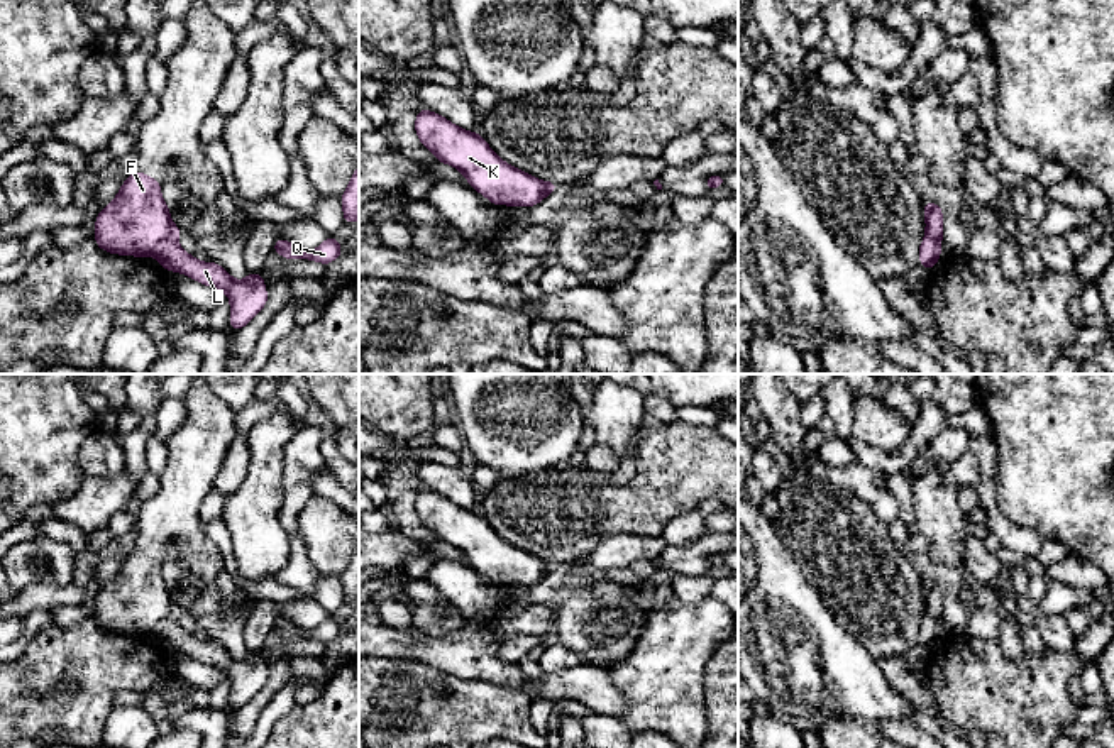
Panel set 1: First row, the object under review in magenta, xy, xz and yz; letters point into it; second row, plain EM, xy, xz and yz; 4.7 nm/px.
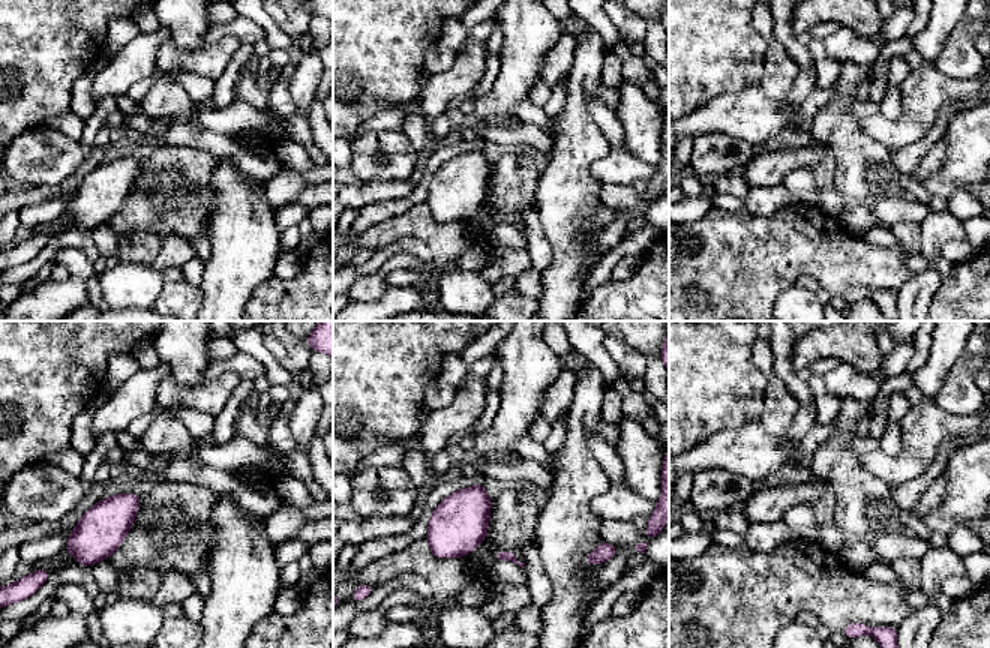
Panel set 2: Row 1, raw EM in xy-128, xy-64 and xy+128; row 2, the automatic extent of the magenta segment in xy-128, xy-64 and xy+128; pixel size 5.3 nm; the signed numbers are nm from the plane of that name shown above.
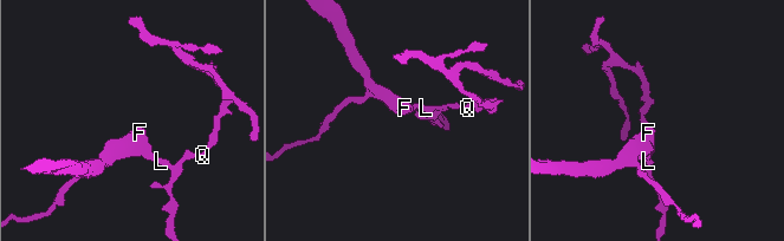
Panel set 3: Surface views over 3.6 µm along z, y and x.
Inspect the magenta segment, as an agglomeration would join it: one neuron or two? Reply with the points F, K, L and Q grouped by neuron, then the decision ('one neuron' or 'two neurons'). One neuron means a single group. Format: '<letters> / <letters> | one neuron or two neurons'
F K / L Q | two neurons

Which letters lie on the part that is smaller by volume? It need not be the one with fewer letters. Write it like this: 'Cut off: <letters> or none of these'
Cut off: F, K

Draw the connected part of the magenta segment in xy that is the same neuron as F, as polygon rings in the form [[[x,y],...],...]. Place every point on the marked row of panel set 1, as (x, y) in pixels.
[[[134,171],[115,200],[97,215],[95,242],[120,256],[151,256],[171,234],[171,212],[161,196],[161,183]]]

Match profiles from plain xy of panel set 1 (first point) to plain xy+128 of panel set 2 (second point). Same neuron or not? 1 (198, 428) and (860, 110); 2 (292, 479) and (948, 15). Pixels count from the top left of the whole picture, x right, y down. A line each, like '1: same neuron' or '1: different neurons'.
1: different neurons
2: different neurons

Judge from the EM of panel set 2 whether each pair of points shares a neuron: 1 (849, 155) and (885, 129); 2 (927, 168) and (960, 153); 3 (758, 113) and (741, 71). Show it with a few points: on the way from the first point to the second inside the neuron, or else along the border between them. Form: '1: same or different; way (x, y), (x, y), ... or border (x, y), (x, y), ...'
1: different; border (858, 120), (858, 126), (866, 134), (891, 150)
2: different; border (944, 135), (945, 153), (941, 165), (920, 182)
3: different; border (759, 83), (735, 92), (723, 92), (714, 98)

